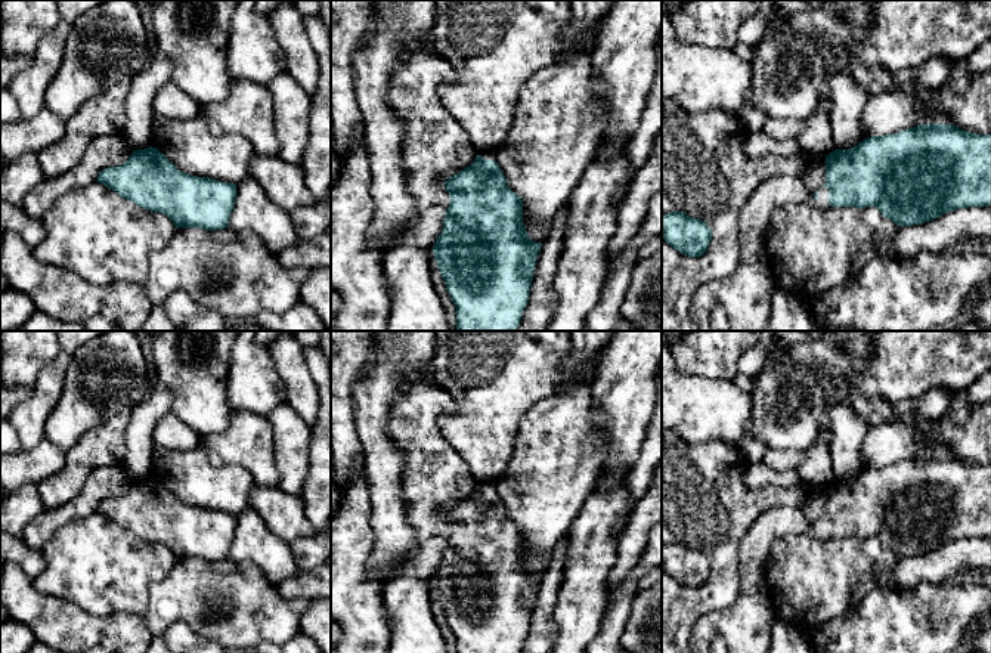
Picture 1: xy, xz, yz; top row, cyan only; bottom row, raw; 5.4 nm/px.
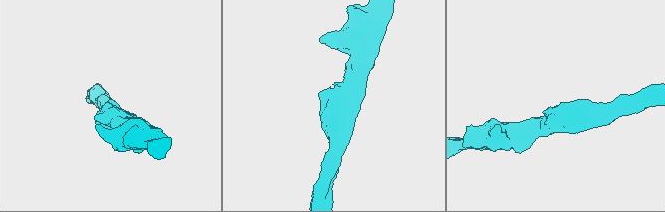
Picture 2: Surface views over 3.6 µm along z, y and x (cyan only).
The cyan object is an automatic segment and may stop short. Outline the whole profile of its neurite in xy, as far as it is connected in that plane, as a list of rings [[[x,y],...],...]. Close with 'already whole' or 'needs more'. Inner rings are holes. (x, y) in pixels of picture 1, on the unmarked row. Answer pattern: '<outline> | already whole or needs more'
[[[152,477],[133,482],[123,496],[102,501],[96,513],[145,541],[165,545],[177,560],[217,561],[227,558],[236,529],[236,516],[186,505]]] | already whole

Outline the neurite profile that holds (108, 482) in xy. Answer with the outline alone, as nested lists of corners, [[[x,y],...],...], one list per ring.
[[[102,467],[89,477],[75,498],[62,507],[44,510],[30,522],[22,532],[22,539],[41,551],[61,527],[96,513],[102,501],[123,496],[131,485],[133,480],[124,467]]]

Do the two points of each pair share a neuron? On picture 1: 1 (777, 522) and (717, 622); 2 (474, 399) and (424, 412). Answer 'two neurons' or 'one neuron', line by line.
1: one neuron
2: two neurons

